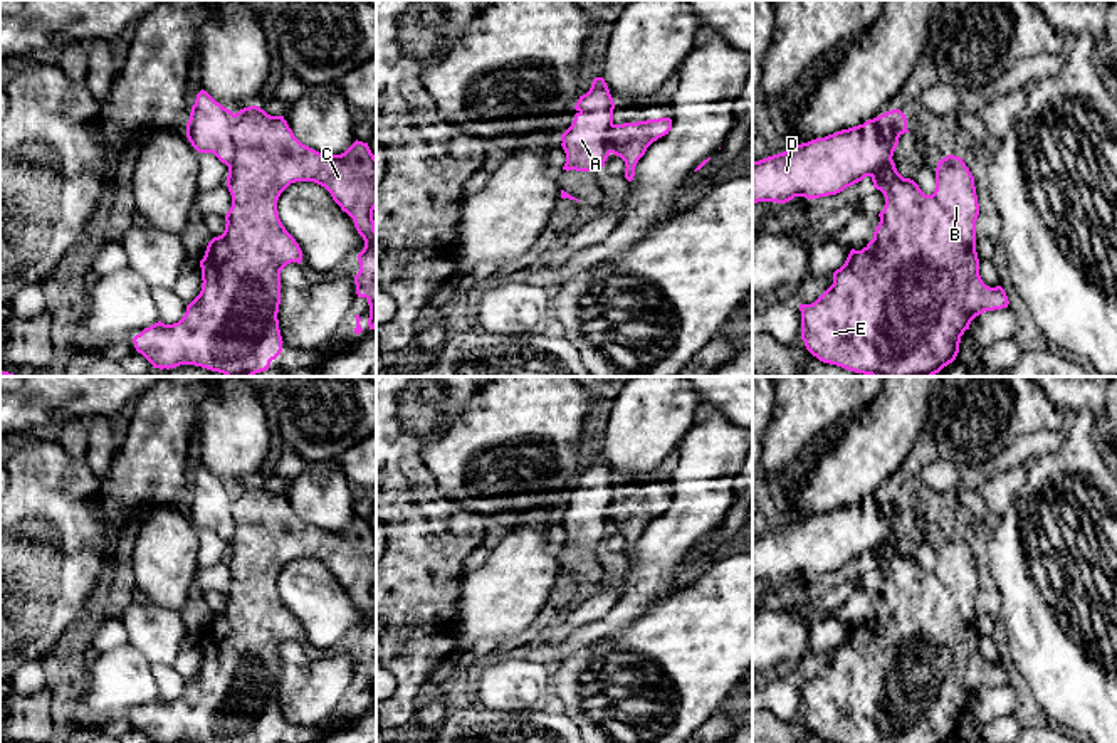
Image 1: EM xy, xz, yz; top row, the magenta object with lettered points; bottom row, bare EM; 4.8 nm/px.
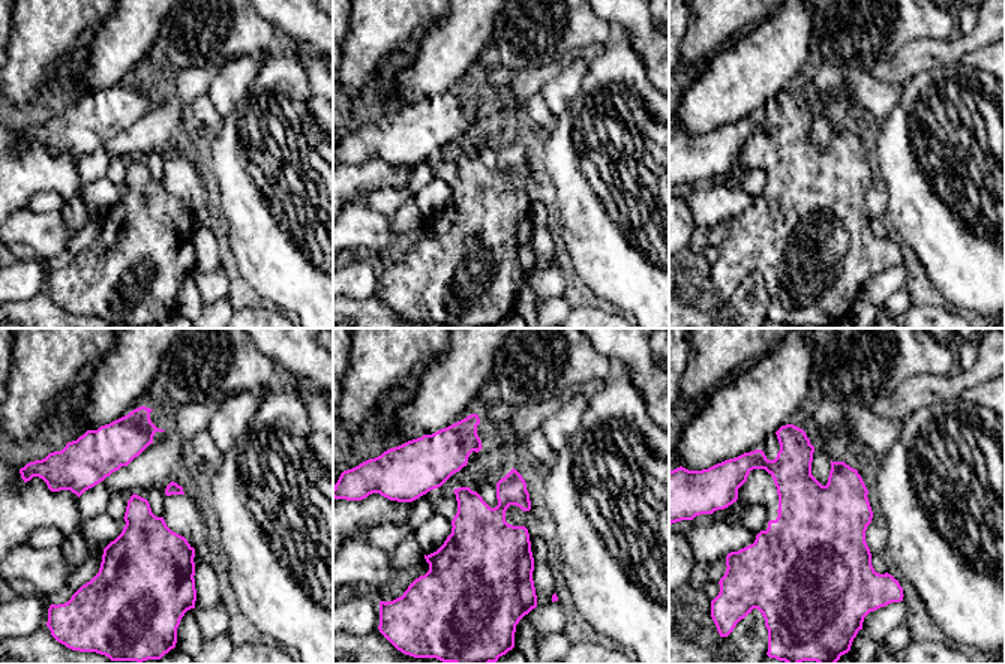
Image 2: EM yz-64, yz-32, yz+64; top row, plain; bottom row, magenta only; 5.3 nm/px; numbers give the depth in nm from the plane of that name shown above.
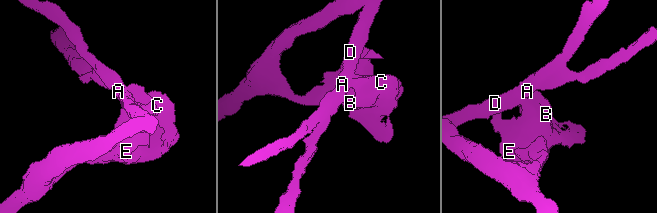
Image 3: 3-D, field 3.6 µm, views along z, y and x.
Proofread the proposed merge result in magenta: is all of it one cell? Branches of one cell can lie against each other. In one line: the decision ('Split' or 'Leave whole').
Split

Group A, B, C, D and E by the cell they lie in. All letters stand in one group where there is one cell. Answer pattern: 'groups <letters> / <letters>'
groups A D / B C E

